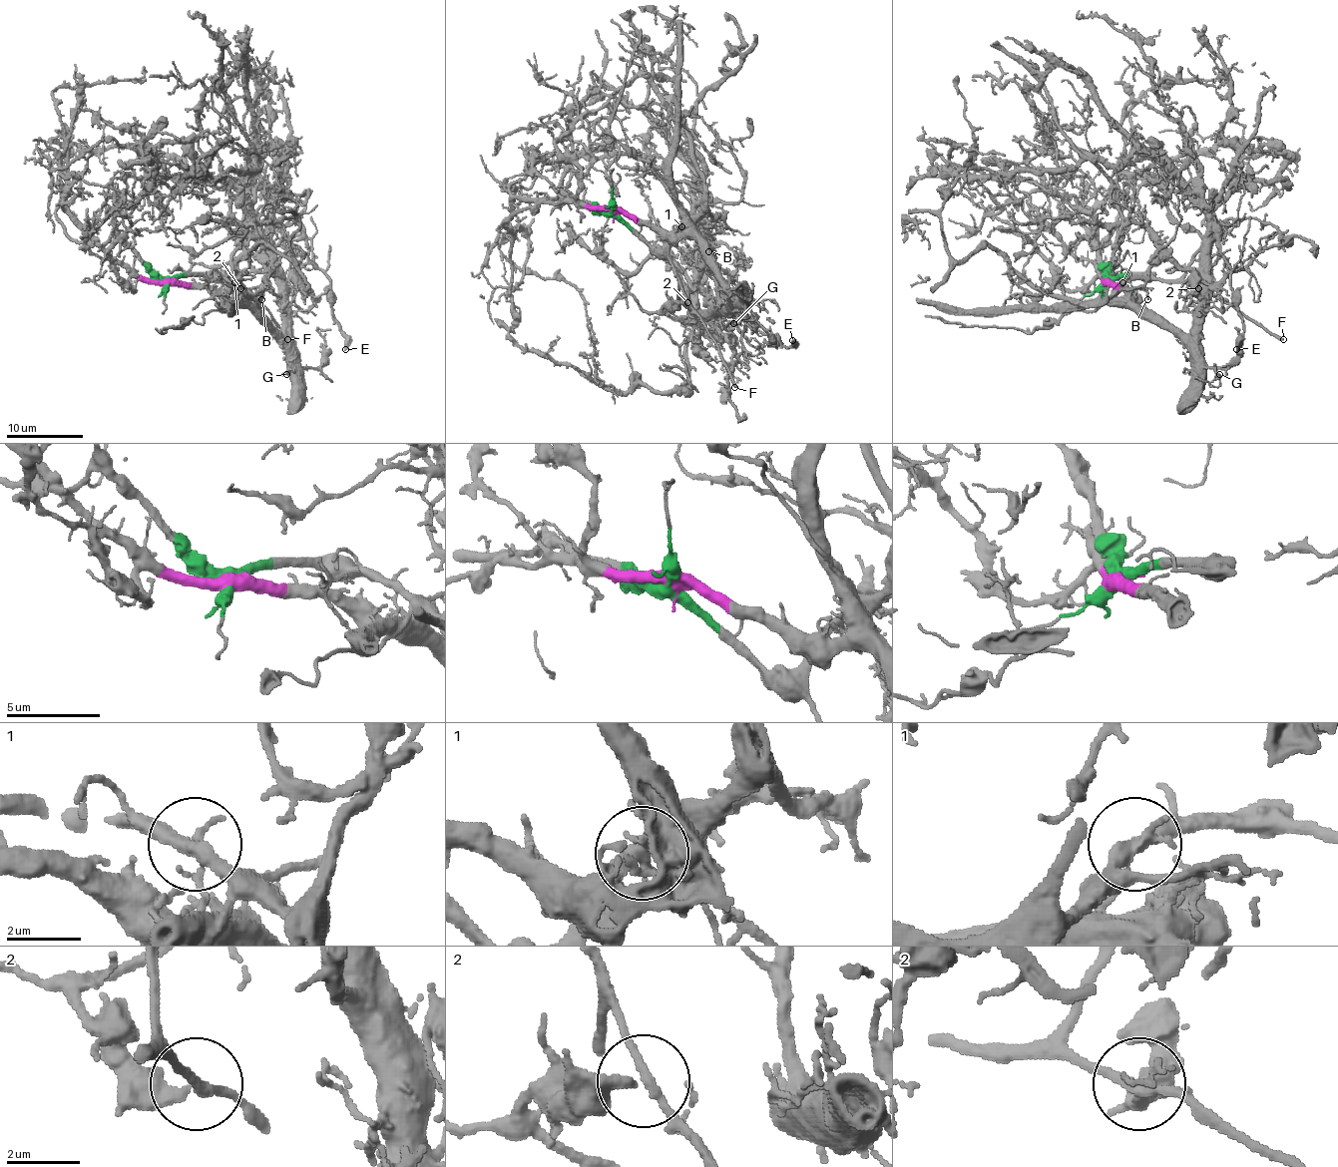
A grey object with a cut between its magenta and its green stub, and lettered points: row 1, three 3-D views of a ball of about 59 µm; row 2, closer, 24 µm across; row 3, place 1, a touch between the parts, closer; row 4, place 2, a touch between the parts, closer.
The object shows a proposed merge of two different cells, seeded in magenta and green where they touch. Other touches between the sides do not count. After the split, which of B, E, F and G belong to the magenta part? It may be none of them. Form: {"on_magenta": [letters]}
{"on_magenta": ["E", "G"]}

